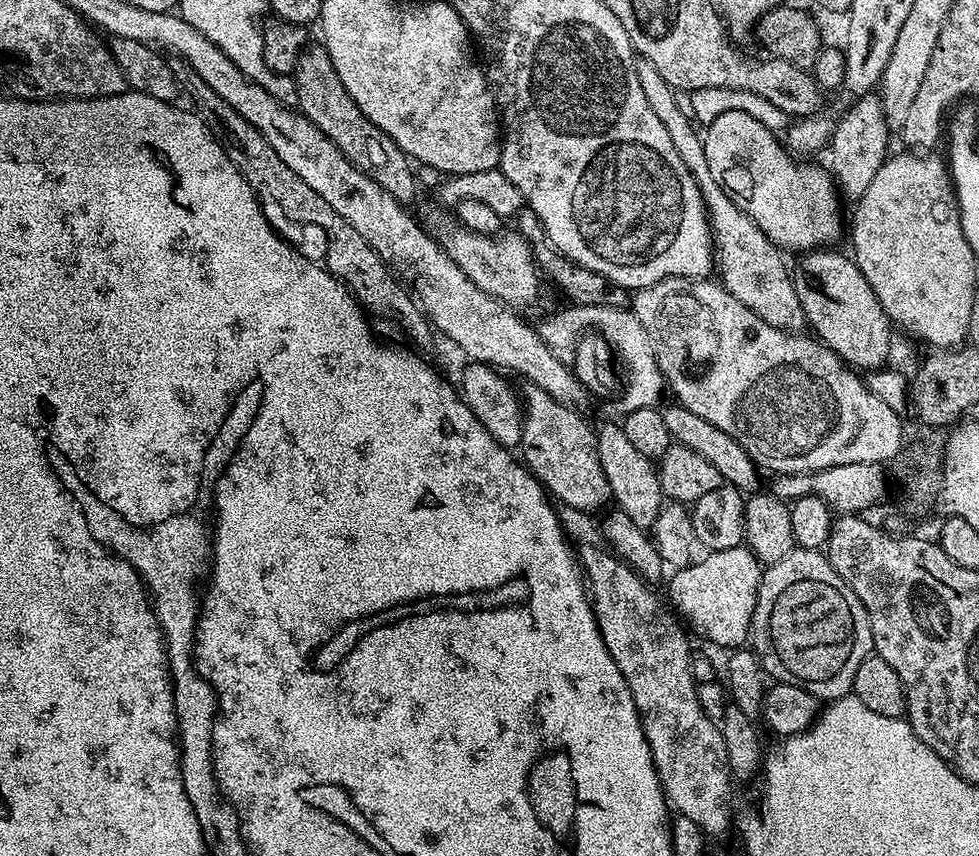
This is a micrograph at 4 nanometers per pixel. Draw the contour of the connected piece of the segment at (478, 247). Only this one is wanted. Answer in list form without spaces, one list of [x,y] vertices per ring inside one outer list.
[[[435,207],[422,216],[423,223],[430,229],[431,235],[440,241],[444,252],[456,263],[458,270],[462,270],[462,274],[466,274],[466,278],[470,278],[470,282],[474,282],[478,290],[516,310],[535,298],[536,291],[542,285],[542,276],[537,269],[536,259],[532,256],[532,248],[523,236],[512,230],[494,236],[483,236],[464,228],[451,211]]]

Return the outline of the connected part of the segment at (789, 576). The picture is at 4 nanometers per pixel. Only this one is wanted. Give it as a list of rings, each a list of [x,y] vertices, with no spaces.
[[[795,548],[782,562],[774,562],[763,569],[752,615],[750,644],[760,658],[761,668],[775,683],[798,686],[821,702],[849,695],[858,666],[874,652],[870,618],[862,602],[858,602],[858,594],[842,582],[823,551],[805,548]]]

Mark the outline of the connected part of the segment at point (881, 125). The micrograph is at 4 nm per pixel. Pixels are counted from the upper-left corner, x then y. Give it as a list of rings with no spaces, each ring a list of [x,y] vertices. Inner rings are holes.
[[[879,95],[861,96],[855,103],[856,105],[841,120],[835,121],[830,141],[830,153],[832,152],[830,171],[839,191],[847,199],[849,196],[849,201],[852,202],[860,200],[862,194],[866,194],[870,182],[874,182],[874,174],[878,174],[878,170],[890,155],[888,149],[890,129]]]

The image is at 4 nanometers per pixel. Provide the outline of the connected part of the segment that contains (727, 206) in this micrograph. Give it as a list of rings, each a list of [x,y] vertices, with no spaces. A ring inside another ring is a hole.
[[[639,59],[635,63],[642,94],[646,94],[646,102],[650,102],[650,110],[658,114],[662,126],[666,126],[666,134],[670,134],[670,142],[674,142],[674,150],[678,150],[678,158],[686,162],[686,166],[696,179],[698,190],[708,209],[708,223],[712,225],[714,256],[718,261],[718,276],[724,289],[742,306],[754,310],[762,322],[770,322],[770,326],[778,326],[789,330],[800,330],[805,327],[804,311],[796,293],[793,277],[788,276],[788,268],[784,265],[781,249],[776,247],[772,239],[748,217],[737,204],[714,182],[714,174],[710,174],[710,165],[706,163],[706,150],[697,125],[690,119],[689,113],[680,109],[676,101],[677,93],[669,86],[662,74],[652,63]]]

